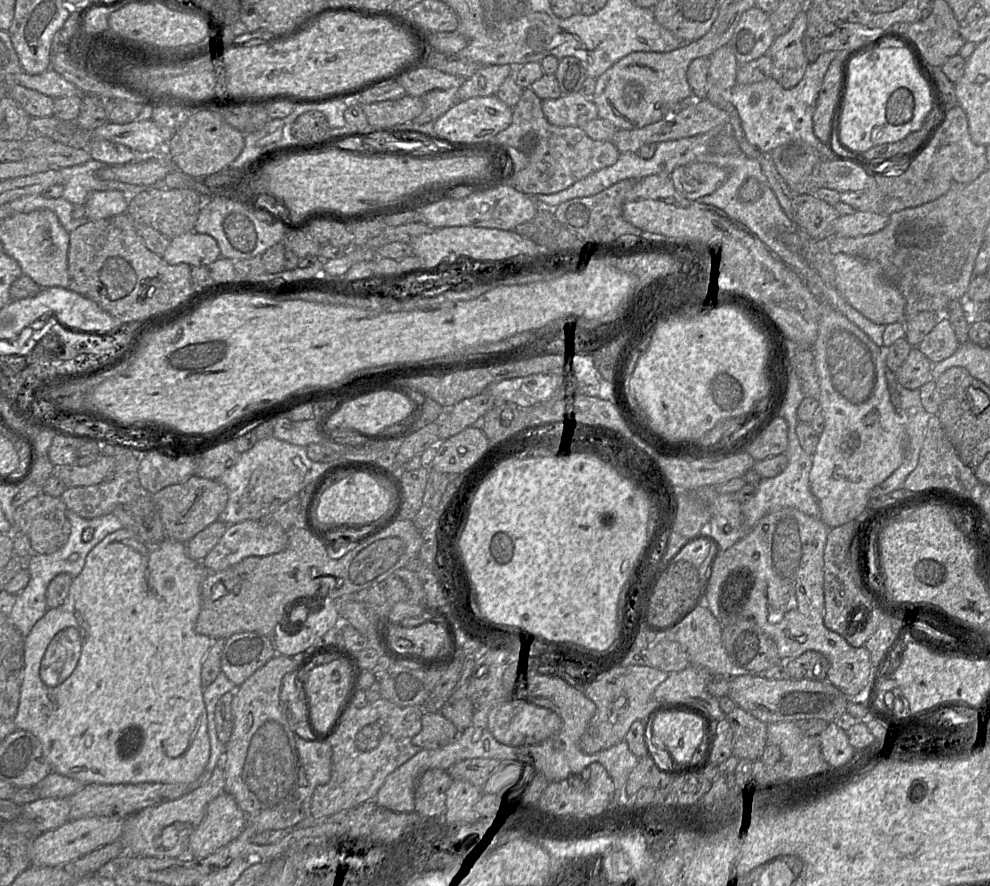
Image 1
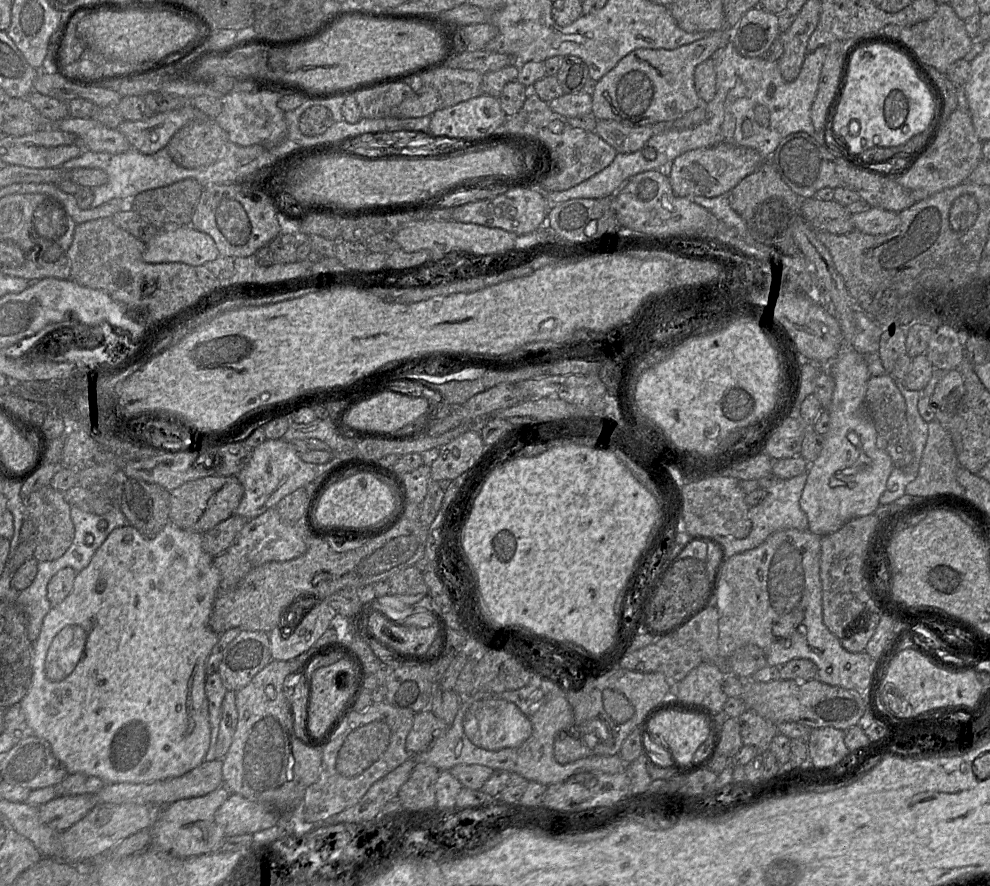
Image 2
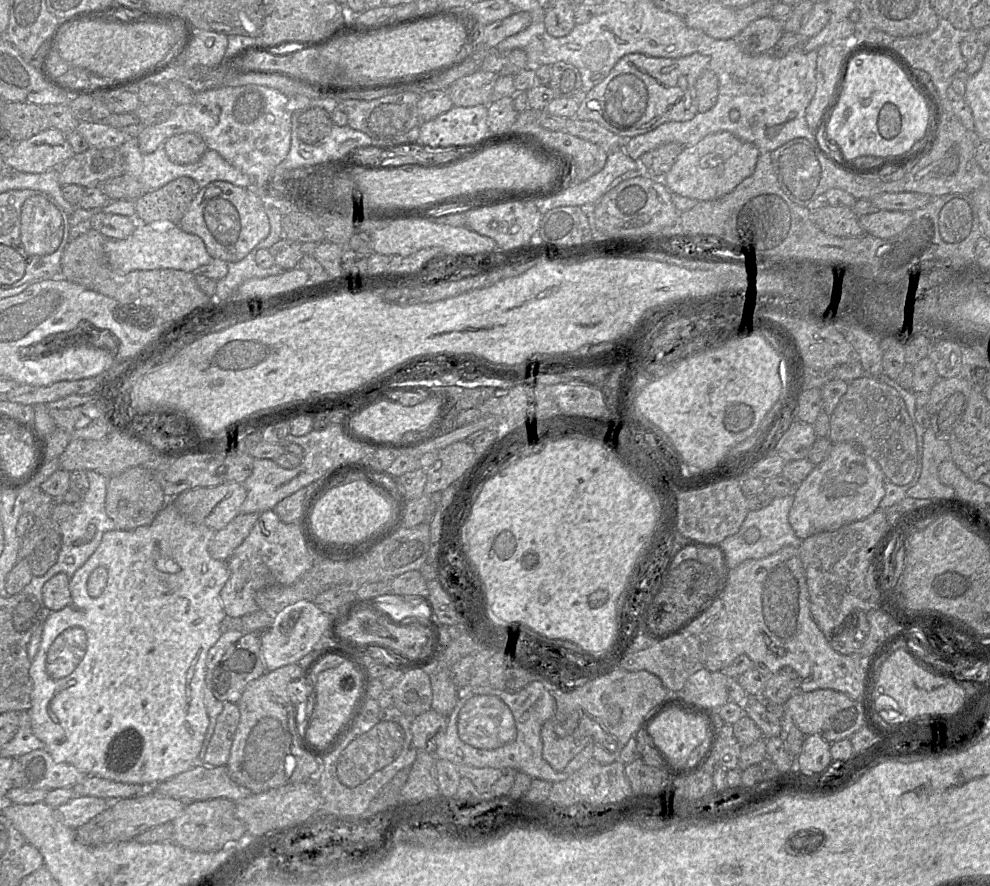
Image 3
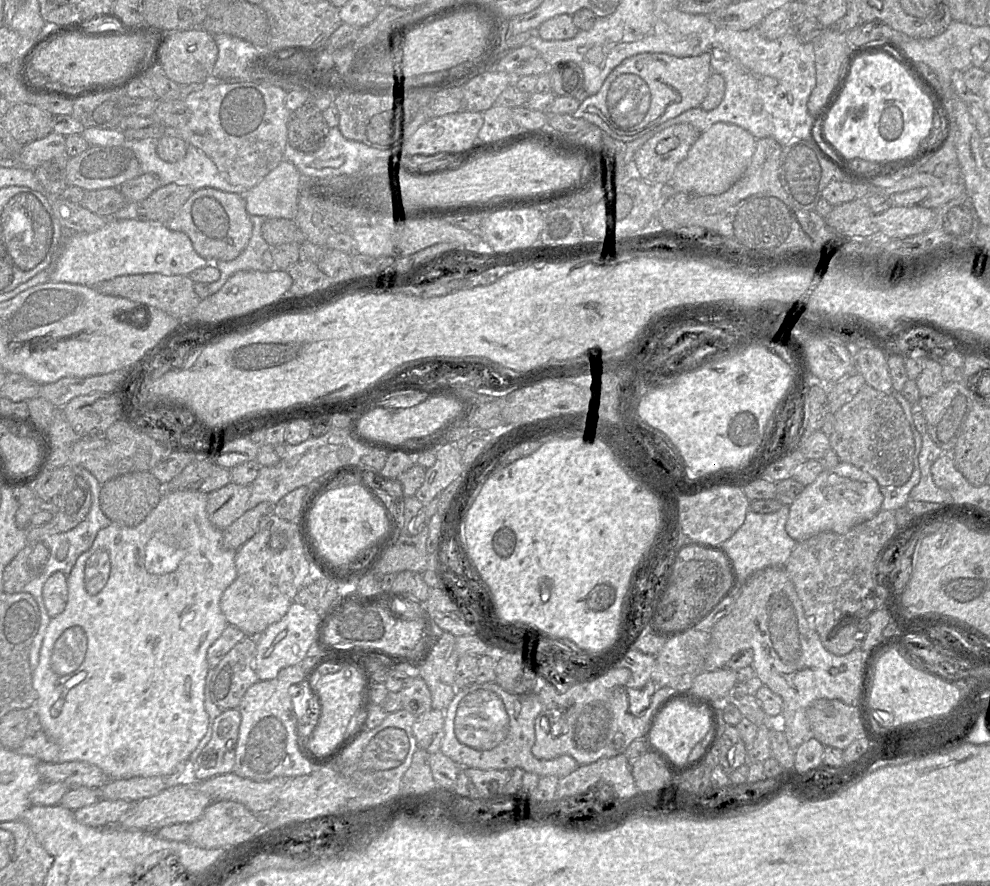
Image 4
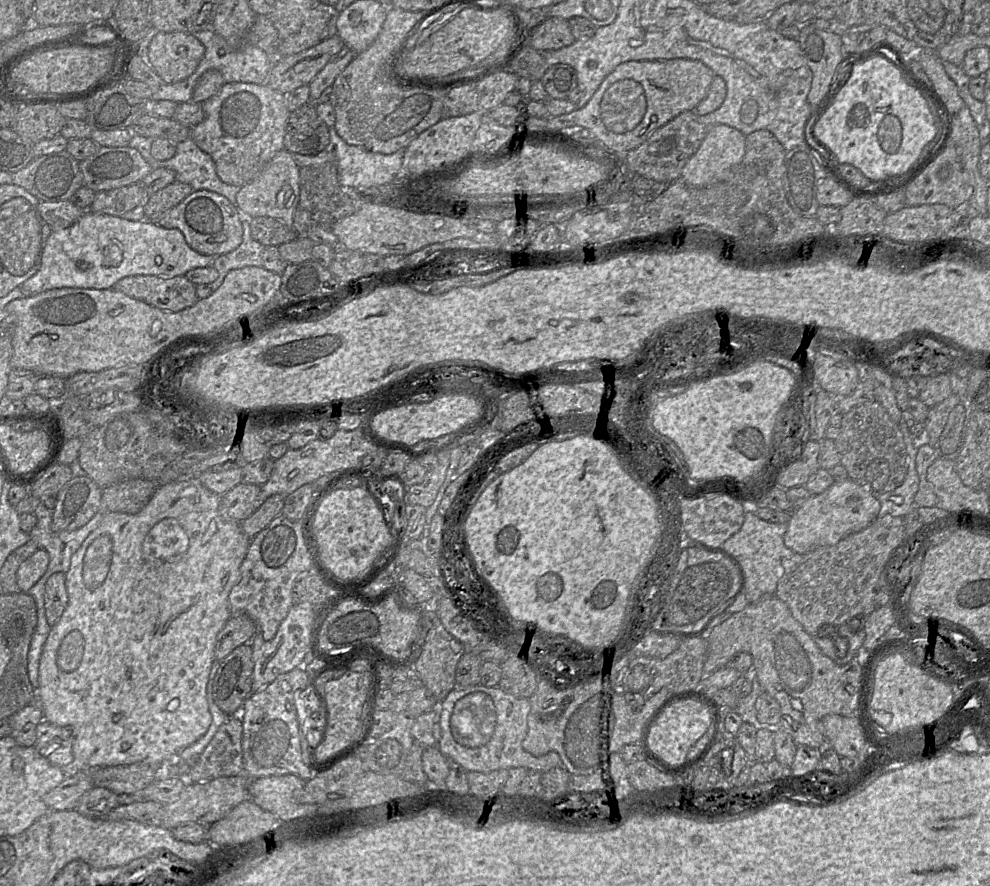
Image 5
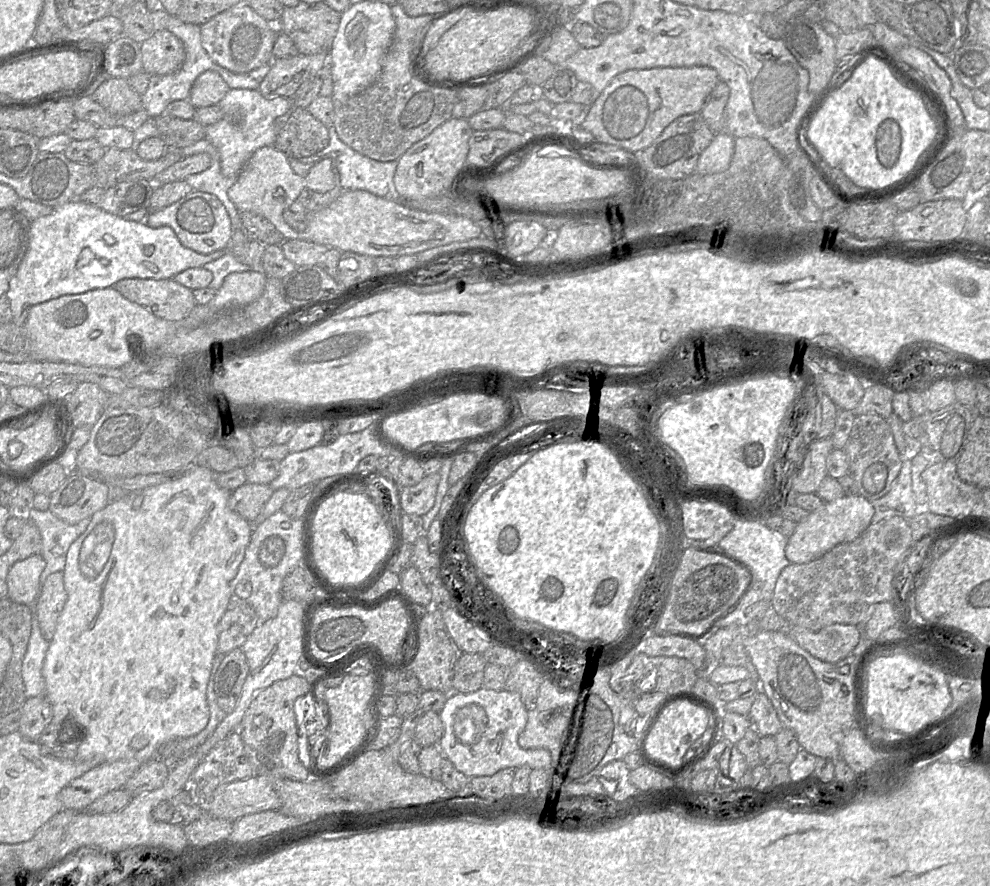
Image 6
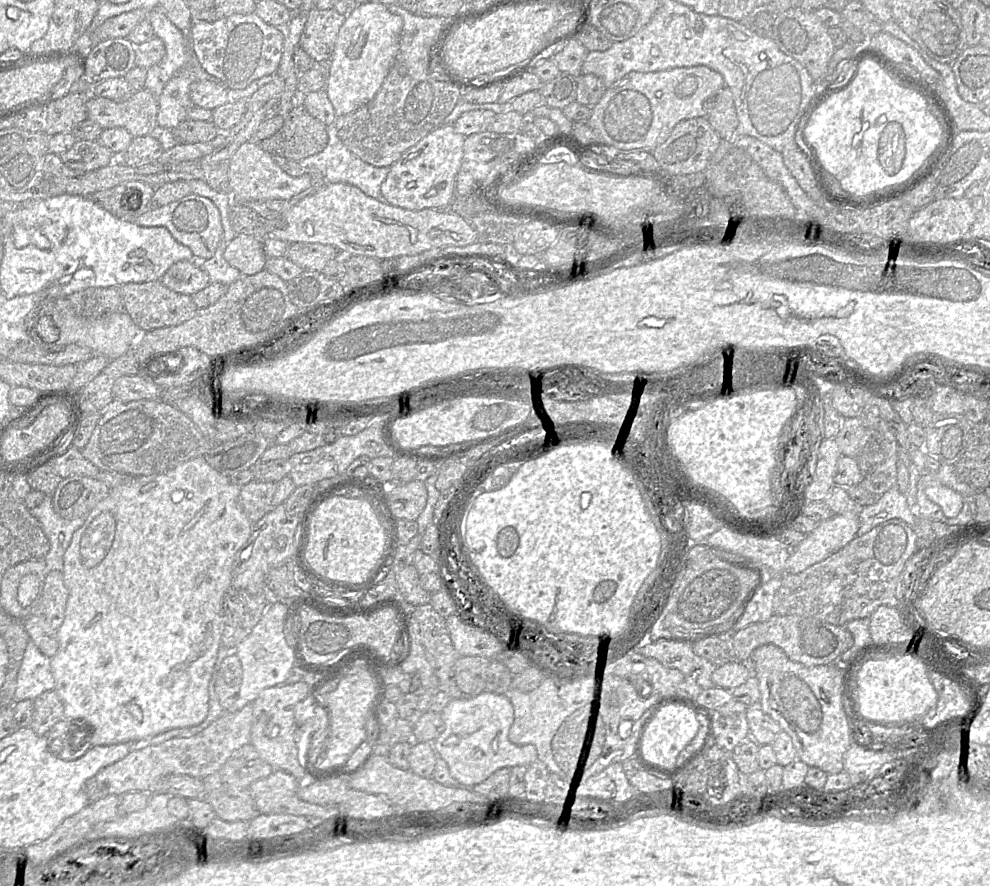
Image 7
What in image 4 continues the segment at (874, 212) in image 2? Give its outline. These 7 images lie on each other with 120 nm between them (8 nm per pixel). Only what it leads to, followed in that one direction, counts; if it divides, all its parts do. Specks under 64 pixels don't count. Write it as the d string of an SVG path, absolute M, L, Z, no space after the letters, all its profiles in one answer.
M892 206L875 215L875 223L891 238L905 238L924 232L931 224L934 209L922 206Z

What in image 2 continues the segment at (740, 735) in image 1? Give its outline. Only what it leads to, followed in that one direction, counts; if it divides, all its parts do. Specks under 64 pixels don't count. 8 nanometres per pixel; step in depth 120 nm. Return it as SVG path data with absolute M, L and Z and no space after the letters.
M749 709L738 718L738 725L743 746L755 747L760 752L767 751L770 742L778 734L776 724Z

